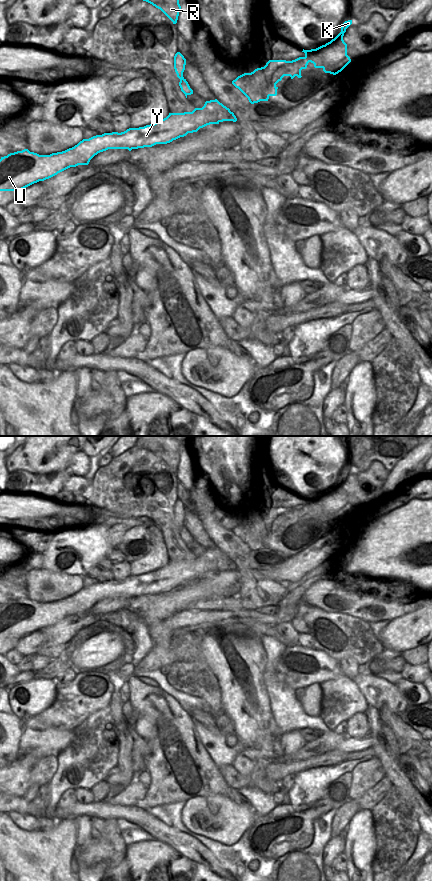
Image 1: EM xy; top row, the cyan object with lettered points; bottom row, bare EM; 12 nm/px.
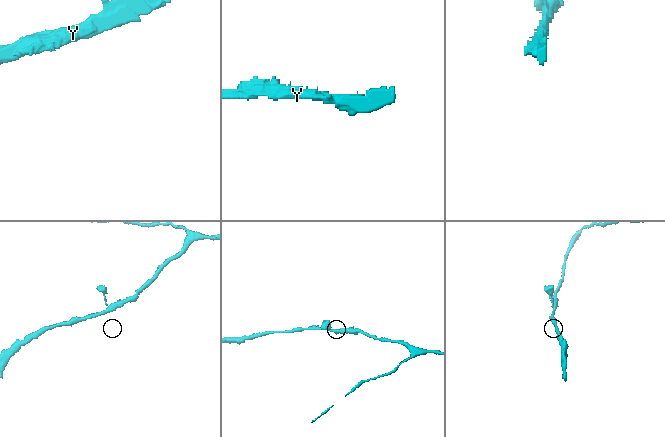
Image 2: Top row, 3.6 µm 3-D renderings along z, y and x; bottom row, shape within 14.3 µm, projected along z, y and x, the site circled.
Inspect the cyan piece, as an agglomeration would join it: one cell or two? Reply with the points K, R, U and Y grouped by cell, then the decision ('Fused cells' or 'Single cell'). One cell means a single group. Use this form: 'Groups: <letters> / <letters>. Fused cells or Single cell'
Groups: K R U Y. Single cell.

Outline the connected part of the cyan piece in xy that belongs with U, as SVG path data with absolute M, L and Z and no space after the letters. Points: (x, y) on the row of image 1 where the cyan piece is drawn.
M215 99L206 101L202 108L195 108L192 112L169 113L154 124L83 139L62 152L39 155L24 149L10 153L0 159L0 191L21 191L70 167L88 165L95 155L108 149L131 151L167 144L207 125L223 121L236 122L237 118L229 108Z

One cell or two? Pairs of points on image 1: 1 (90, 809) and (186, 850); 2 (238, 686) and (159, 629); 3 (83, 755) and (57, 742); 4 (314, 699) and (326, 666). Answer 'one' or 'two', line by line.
1: two
2: two
3: two
4: two

